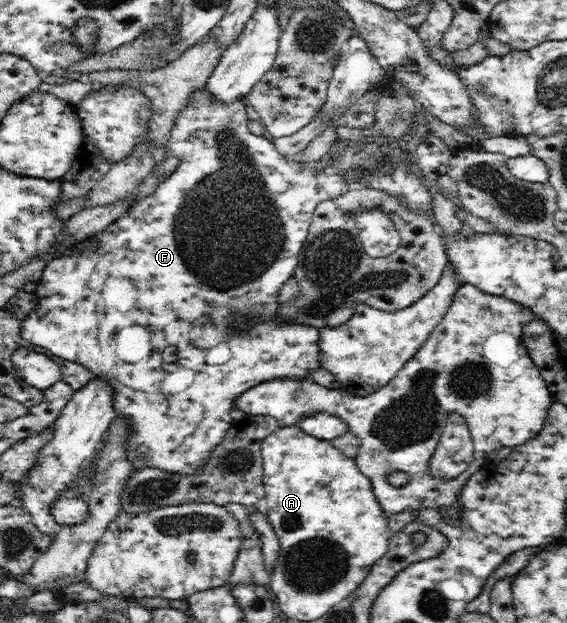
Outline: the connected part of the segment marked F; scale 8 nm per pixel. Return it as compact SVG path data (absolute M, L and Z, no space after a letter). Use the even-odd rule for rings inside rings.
M200 88L200 90L194 91L192 94L192 98L190 98L190 102L186 104L186 108L184 110L180 110L180 114L176 117L174 121L174 126L172 127L172 132L170 132L170 140L168 140L168 144L166 149L169 151L169 155L175 155L180 160L178 166L176 167L173 173L169 174L169 177L166 178L163 182L161 182L156 188L155 192L149 196L141 199L137 204L134 204L122 217L118 218L118 220L114 220L112 224L108 224L102 232L98 232L95 236L90 236L90 244L86 246L86 250L81 250L81 244L78 243L78 252L76 254L70 254L70 256L60 256L60 258L54 258L48 262L48 264L44 267L43 275L39 280L38 290L36 291L36 295L38 295L38 306L24 318L22 322L22 327L20 328L20 334L22 338L28 340L32 345L36 347L36 349L46 350L52 355L56 355L57 357L63 358L68 362L77 362L82 366L85 366L92 374L93 378L99 378L103 380L106 384L109 384L113 390L113 407L116 411L117 416L123 416L128 423L129 435L127 436L127 459L128 462L135 468L135 470L142 470L143 468L157 468L162 472L175 472L176 474L187 474L188 476L192 476L192 474L196 474L206 462L208 462L208 458L210 458L210 454L214 452L214 448L224 440L224 435L227 430L231 427L231 422L233 421L233 417L231 416L232 408L233 408L233 400L240 396L243 392L246 392L249 388L256 386L257 384L268 382L268 380L280 380L288 379L288 380L304 380L304 378L311 378L312 372L321 367L320 364L320 348L318 336L320 336L319 329L314 326L302 326L301 324L296 324L295 322L281 322L275 318L275 312L277 311L279 302L279 292L280 289L284 286L285 282L292 278L295 274L295 270L297 265L301 261L302 257L302 248L304 246L304 241L306 240L307 234L309 233L309 224L315 209L326 200L335 200L339 196L346 194L349 191L348 182L344 181L344 175L335 171L318 171L316 169L316 164L308 164L302 163L300 160L296 159L288 159L278 151L273 145L272 140L267 136L254 136L248 130L248 121L250 116L248 112L246 112L247 102L245 100L236 100L236 102L230 102L230 104L225 104L220 100L217 100L214 96L209 96L209 92L205 88ZM216 306L226 306L228 310L236 310L237 314L242 314L242 316L250 316L254 318L262 318L262 320L270 320L270 323L260 324L260 332L258 332L258 328L256 330L252 330L250 334L242 334L242 336L234 336L234 340L230 340L230 336L226 336L227 332L234 328L228 328L228 326L224 328L218 328L216 326L216 322L214 320L210 320L210 318L204 318L204 316L208 316L210 314L210 310L212 308L216 308ZM174 346L176 348L176 360L174 362L164 362L164 358L162 357L162 353L166 350L166 347Z

